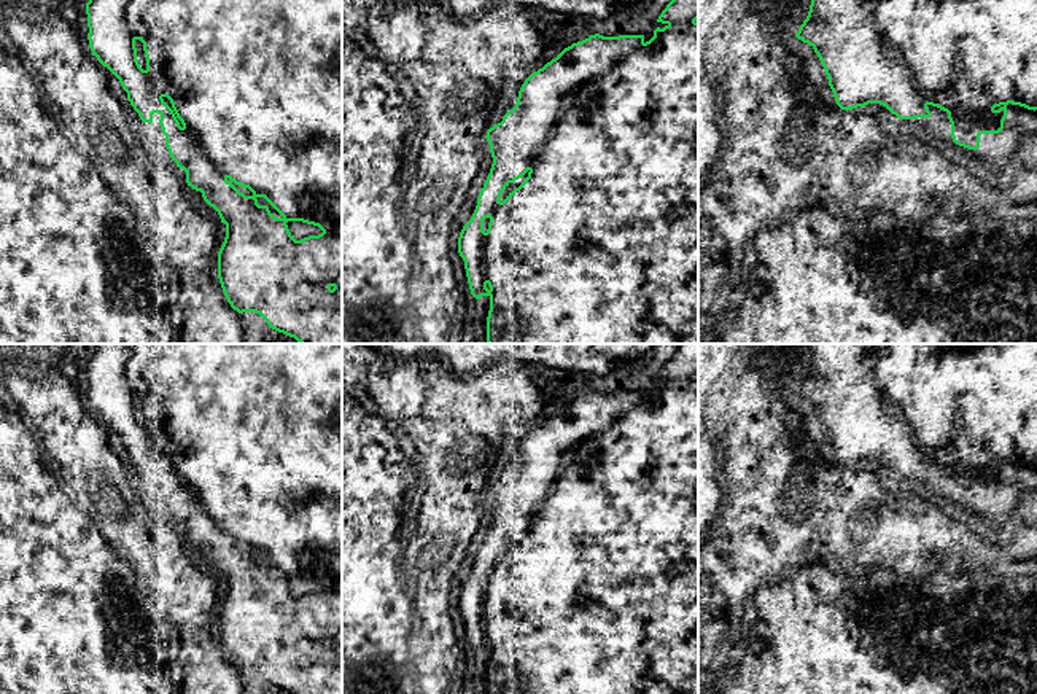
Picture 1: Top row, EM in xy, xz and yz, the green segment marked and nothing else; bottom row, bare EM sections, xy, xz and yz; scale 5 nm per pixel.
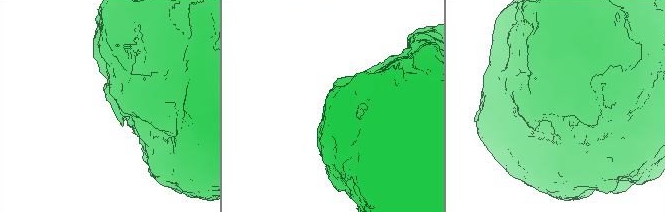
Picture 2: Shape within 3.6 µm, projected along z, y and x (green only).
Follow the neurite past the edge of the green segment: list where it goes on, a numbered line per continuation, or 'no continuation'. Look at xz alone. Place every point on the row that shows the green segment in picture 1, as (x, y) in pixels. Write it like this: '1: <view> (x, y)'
no continuation

